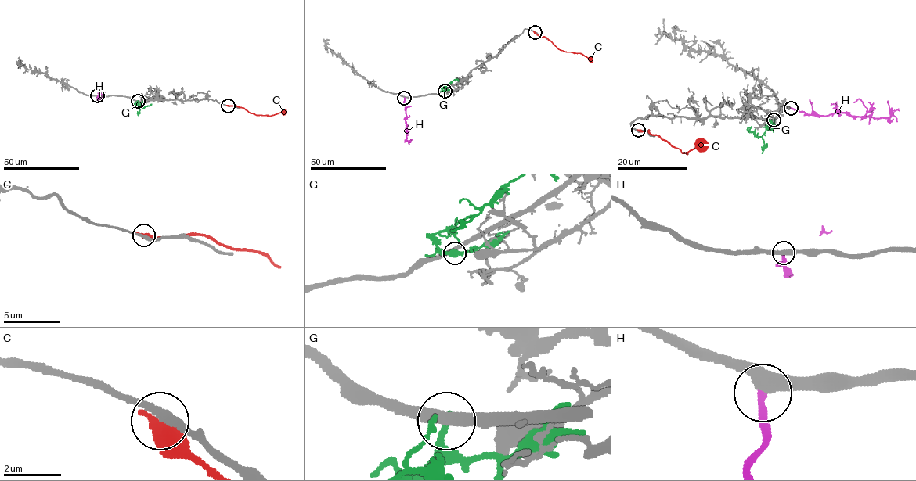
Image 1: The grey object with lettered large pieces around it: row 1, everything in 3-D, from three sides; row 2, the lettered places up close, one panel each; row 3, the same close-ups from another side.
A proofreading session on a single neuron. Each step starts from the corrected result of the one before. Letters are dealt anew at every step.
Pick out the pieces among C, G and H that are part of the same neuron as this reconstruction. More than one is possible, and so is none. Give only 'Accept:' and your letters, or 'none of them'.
Accept: H

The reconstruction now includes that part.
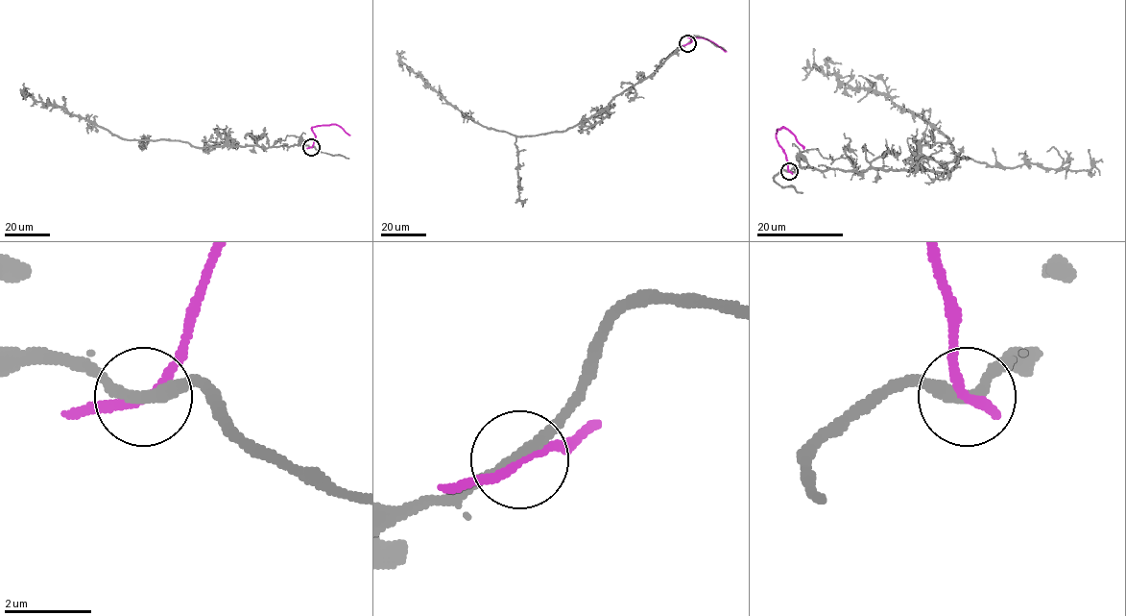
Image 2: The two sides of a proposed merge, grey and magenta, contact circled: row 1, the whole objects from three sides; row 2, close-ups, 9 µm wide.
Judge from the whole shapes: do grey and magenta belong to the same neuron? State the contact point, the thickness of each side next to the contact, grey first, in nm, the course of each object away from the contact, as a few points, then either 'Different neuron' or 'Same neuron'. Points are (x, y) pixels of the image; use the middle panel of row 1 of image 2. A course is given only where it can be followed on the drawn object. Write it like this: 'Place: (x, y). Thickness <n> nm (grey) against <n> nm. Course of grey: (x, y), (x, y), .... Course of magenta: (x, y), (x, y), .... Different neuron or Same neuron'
Place: (687, 43). Thickness 240 nm (grey) against 240 nm. Course of grey: (687, 43), (588, 118), (565, 130), (529, 135), (515, 135), (474, 122), (402, 62), (399, 56), (404, 51). Course of magenta: (687, 43), (691, 41), (688, 36), (704, 37), (726, 51). Different neuron

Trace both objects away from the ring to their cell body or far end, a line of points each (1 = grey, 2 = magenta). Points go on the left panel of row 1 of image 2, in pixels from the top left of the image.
1: (311, 147), (202, 147), (175, 141), (123, 139), (62, 107), (23, 94), (28, 92)
2: (311, 147), (315, 137), (312, 128), (317, 126), (336, 124), (349, 135)

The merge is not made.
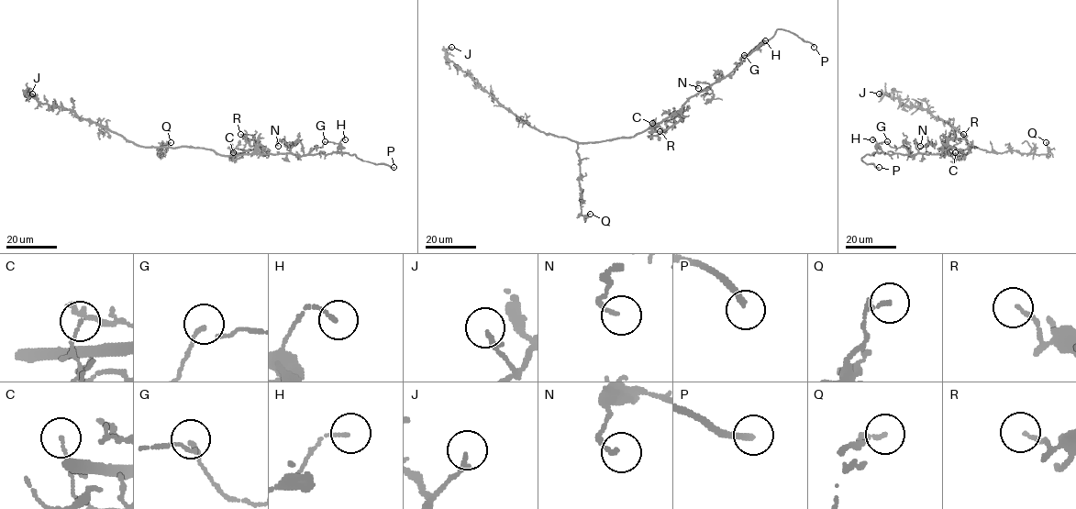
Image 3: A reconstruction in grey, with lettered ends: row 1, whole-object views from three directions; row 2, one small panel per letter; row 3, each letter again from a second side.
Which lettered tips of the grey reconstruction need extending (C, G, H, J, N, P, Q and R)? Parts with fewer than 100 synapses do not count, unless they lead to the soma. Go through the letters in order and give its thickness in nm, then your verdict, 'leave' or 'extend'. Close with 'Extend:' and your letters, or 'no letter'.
C: 90 nm thick; leave
G: 110 nm thick; leave
H: 130 nm thick; leave
J: 180 nm thick; leave
N: 130 nm thick; leave
P: 200 nm thick; extend
Q: 190 nm thick; leave
R: 140 nm thick; leave
Extend: P

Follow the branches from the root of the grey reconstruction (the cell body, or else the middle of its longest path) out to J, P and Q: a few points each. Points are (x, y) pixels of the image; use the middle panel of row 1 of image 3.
J: (625, 138), (576, 142), (530, 127), (449, 60), (446, 51), (451, 47)
P: (625, 138), (633, 138), (677, 112), (691, 97), (731, 73), (777, 29), (793, 32), (814, 47)
Q: (625, 138), (578, 144), (581, 214), (590, 214)

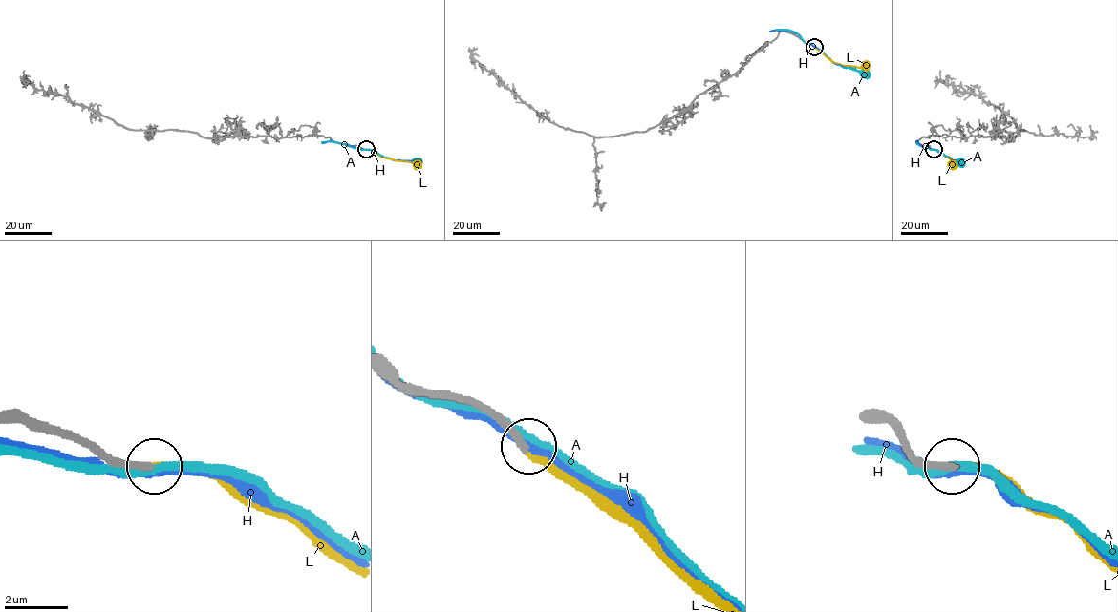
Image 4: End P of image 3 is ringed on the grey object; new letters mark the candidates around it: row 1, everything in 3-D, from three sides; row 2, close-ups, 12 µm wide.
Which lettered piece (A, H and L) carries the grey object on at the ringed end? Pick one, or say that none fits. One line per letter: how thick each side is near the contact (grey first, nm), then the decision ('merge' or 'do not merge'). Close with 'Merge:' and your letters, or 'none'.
A: calibres 320 and 260 nm; do not merge
H: calibres 320 and 200 nm; do not merge
L: calibres 240 and 280 nm; merge
Merge: L

